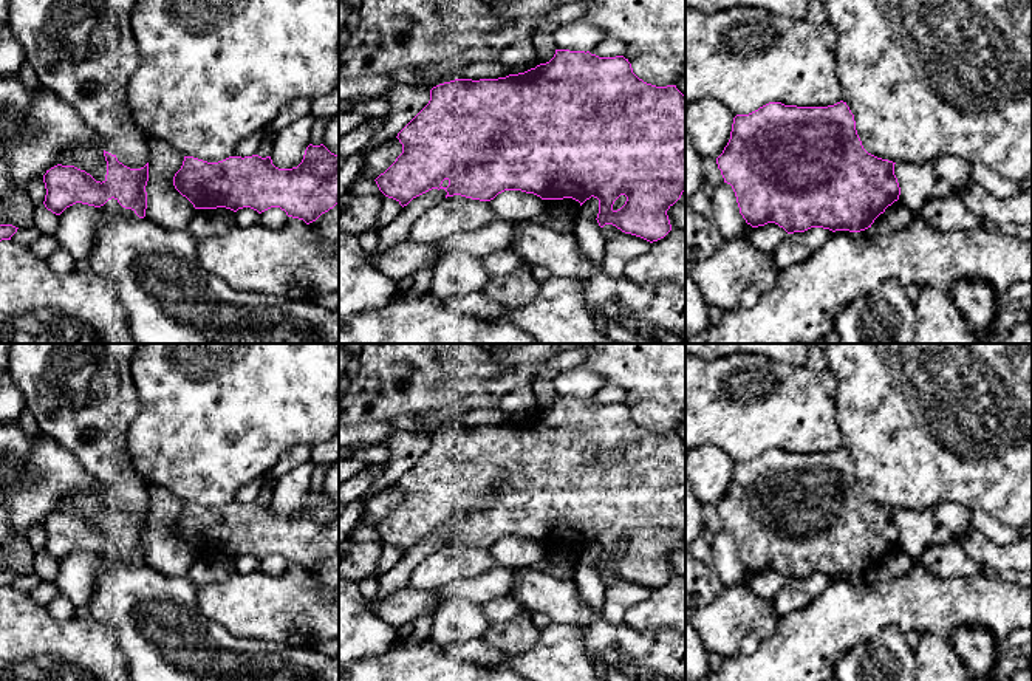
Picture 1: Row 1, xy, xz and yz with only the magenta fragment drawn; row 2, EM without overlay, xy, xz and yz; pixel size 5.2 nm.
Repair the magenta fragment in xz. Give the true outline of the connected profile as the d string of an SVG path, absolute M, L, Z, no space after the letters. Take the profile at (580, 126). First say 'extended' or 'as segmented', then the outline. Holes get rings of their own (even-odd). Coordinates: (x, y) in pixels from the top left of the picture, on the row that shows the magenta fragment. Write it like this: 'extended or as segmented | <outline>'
as segmented | M555 50L549 62L525 73L439 84L430 90L429 104L396 138L402 153L374 181L402 207L432 189L444 189L446 198L461 195L480 201L490 201L504 190L534 193L542 200L572 198L580 206L594 197L599 200L596 220L600 228L613 224L653 243L671 231L667 210L685 190L685 96L676 85L644 82L624 56Z

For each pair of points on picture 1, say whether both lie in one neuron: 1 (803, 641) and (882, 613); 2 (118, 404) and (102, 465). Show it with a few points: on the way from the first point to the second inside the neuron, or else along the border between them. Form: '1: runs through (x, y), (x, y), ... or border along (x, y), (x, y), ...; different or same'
1: runs through (823, 630), (845, 613), (862, 613); same
2: runs through (105, 420), (102, 449); same

